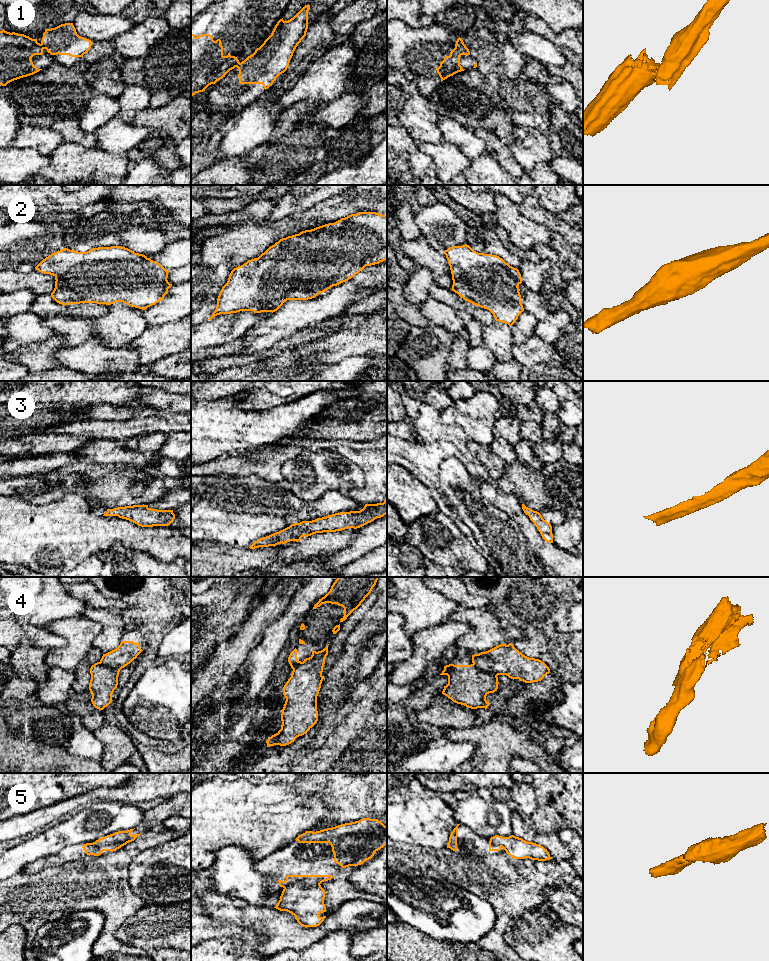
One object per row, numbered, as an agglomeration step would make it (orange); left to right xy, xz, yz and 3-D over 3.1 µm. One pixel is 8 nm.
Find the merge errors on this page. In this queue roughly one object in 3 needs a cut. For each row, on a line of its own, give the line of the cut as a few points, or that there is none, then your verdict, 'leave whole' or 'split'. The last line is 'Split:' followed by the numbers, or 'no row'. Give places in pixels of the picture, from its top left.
1: xy (40, 44), (44, 48) | split
2: no cut | leave whole
3: no cut | leave whole
4: yz (473, 663), (480, 669), (491, 672), (496, 676) | split
5: xz (319, 884), (289, 884), (284, 888) | split
Split: 1, 4, 5

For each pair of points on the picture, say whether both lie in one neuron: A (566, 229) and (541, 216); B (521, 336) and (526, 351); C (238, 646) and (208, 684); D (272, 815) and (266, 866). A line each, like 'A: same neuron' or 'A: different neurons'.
A: same neuron
B: different neurons
C: same neuron
D: different neurons

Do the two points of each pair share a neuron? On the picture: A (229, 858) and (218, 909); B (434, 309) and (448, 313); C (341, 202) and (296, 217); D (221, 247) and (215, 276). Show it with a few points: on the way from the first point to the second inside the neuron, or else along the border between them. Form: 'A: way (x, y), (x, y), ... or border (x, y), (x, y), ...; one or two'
A: border (219, 894), (225, 897), (244, 900); two
B: way (437, 312), (445, 313); one
C: way (330, 210), (313, 217), (307, 217); one
D: border (201, 266), (216, 267), (229, 258), (233, 268); two

